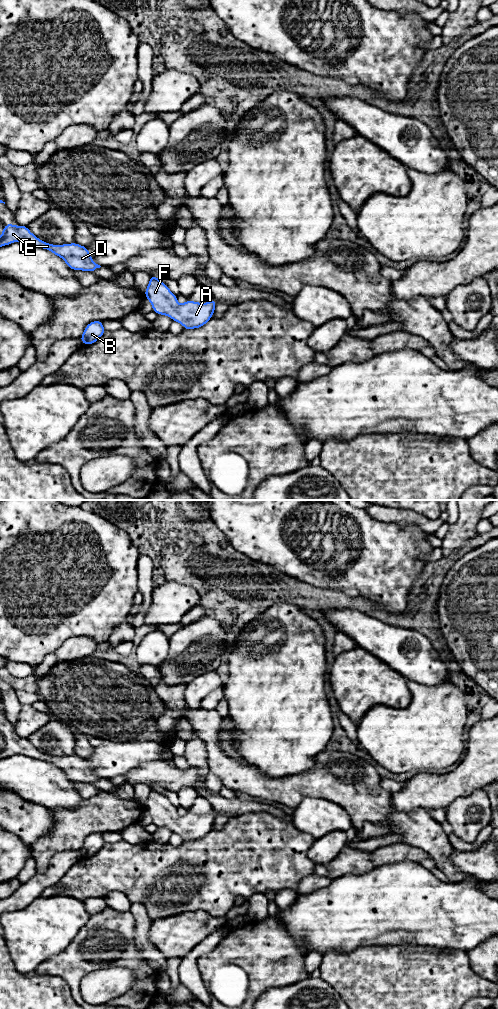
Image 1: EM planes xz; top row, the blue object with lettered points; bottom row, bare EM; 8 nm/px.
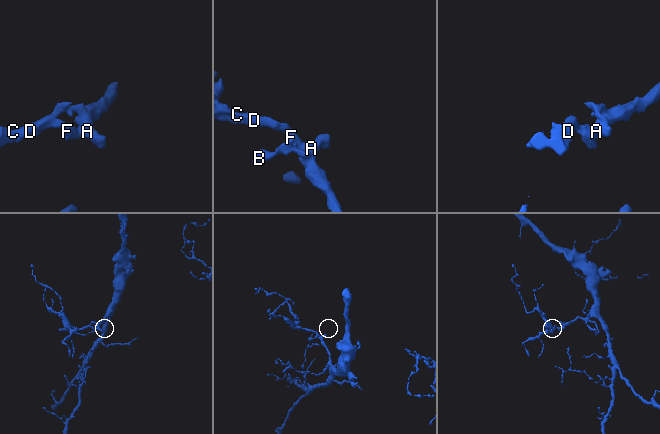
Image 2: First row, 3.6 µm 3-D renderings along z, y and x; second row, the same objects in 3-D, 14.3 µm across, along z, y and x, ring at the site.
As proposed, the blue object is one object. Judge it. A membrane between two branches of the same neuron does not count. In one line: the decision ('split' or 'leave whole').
leave whole

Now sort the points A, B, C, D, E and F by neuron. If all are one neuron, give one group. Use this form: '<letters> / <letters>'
A B C D E F

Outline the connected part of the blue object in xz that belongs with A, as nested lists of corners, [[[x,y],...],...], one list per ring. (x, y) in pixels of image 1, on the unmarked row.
[[[156,787],[151,788],[144,806],[150,813],[155,825],[167,827],[173,833],[181,835],[186,842],[205,837],[212,830],[217,815],[216,811],[207,815],[194,814],[188,811],[180,817],[176,807]]]

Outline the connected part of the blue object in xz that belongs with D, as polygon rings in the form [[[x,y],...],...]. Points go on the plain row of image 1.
[[[12,735],[6,736],[0,748],[0,759],[10,757],[16,753],[51,763],[53,766],[61,769],[72,782],[93,784],[101,779],[93,774],[86,758],[81,758],[77,755],[49,756],[37,750],[29,743],[27,738],[14,738]]]

